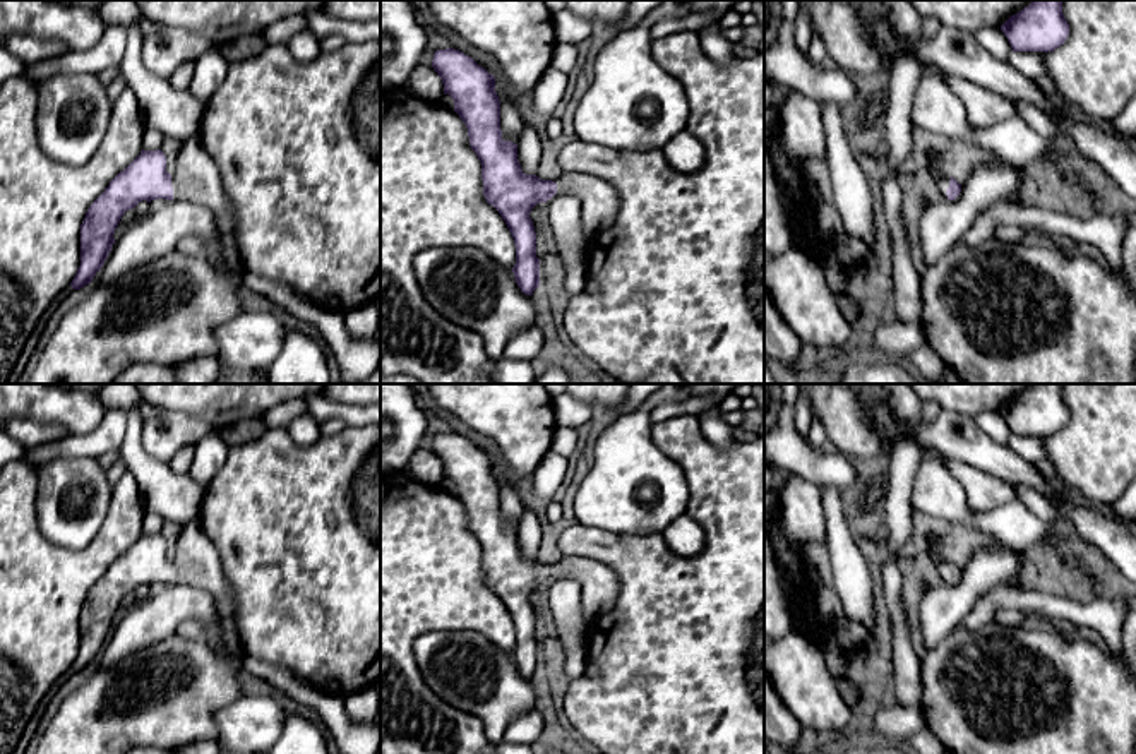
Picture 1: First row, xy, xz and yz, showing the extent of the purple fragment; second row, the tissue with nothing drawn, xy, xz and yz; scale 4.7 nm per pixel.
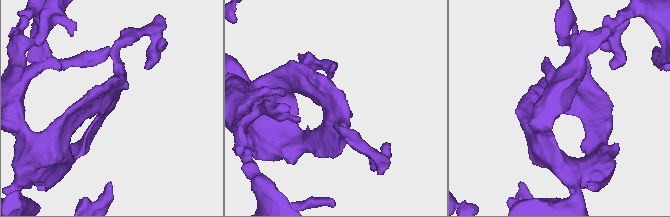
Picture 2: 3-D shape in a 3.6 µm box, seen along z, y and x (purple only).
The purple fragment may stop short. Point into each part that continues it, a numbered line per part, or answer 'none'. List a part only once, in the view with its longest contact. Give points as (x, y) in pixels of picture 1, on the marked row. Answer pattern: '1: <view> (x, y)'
1: xy (196, 179)

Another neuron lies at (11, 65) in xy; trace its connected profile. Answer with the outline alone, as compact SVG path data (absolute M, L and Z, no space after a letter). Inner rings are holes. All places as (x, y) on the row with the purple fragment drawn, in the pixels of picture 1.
M0 39L0 86L12 77L27 79L27 63L12 55Z

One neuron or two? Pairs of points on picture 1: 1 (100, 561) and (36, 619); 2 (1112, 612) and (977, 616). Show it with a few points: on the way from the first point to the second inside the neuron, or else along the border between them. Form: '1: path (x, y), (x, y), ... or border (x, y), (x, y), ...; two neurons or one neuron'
1: path (84, 571), (52, 604); one neuron
2: path (1078, 612), (1039, 602), (1011, 600); one neuron

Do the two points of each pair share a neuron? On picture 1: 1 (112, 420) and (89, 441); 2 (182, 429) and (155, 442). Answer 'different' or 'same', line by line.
1: same
2: same

